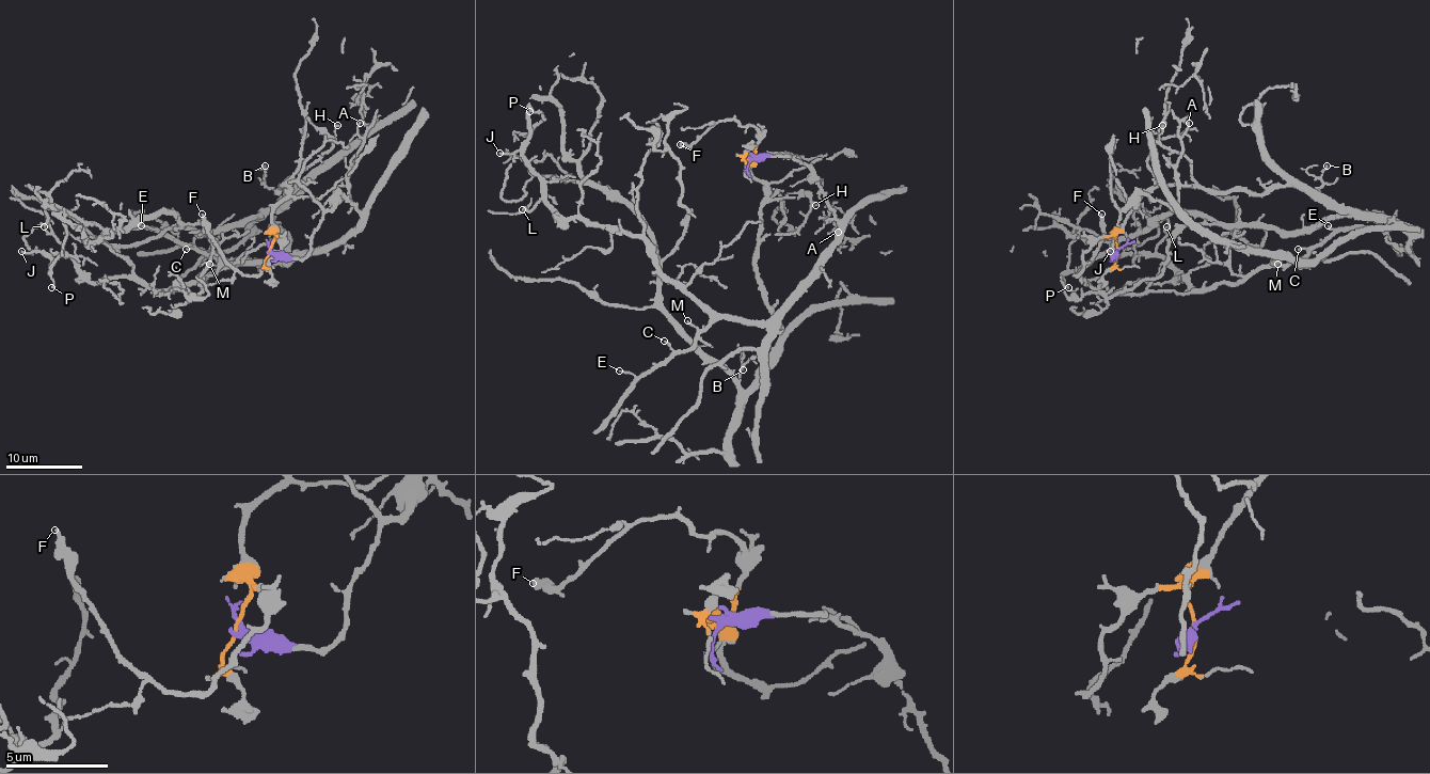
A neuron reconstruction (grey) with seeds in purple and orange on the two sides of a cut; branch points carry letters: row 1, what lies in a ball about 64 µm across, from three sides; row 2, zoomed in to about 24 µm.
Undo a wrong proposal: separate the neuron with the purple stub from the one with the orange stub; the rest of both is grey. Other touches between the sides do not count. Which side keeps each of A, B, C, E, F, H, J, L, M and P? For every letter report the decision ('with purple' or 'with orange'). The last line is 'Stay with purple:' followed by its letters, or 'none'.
A: with purple
B: with orange
C: with purple
E: with purple
F: with orange
H: with orange
J: with purple
L: with purple
M: with purple
P: with purple
Stay with purple: A, C, E, J, L, M, P

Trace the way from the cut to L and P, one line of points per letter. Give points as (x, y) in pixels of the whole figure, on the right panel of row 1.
L: (1116, 249), (1112, 258), (1118, 217), (1139, 193), (1277, 256), (1195, 289), (1157, 251), (1166, 226)
P: (1116, 249), (1139, 193), (1277, 256), (1195, 289), (1160, 256), (1099, 255), (1068, 287)

